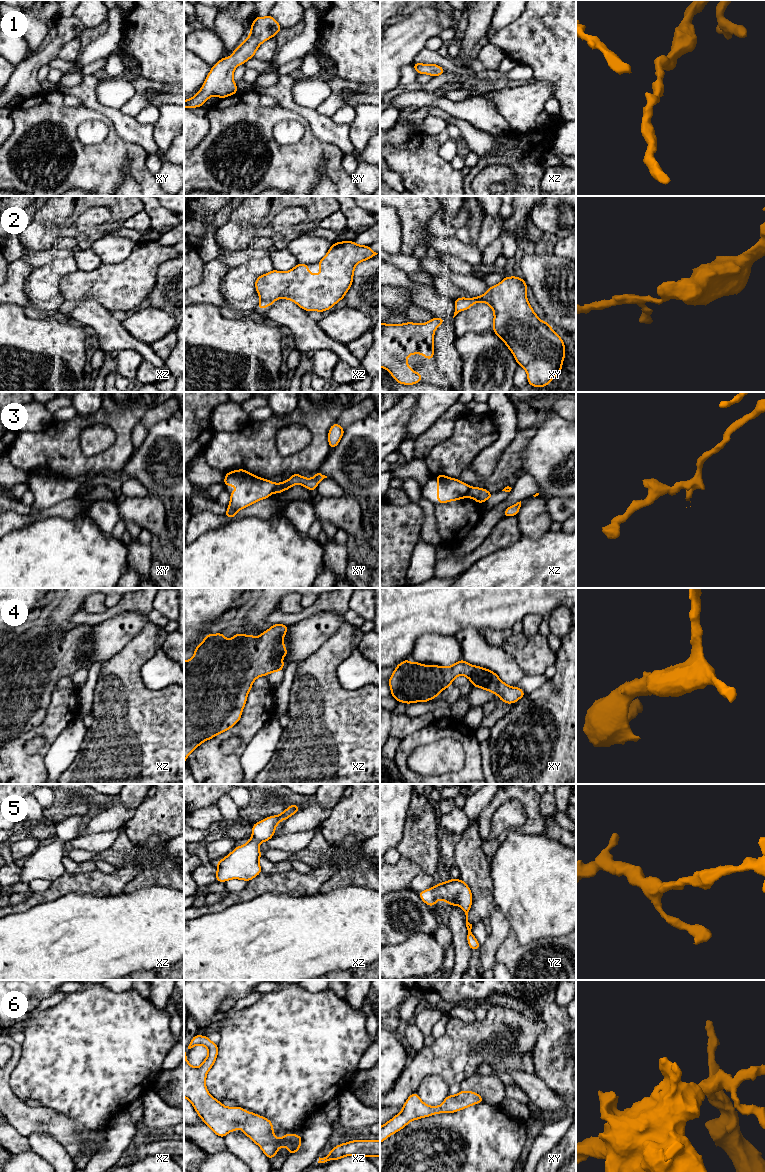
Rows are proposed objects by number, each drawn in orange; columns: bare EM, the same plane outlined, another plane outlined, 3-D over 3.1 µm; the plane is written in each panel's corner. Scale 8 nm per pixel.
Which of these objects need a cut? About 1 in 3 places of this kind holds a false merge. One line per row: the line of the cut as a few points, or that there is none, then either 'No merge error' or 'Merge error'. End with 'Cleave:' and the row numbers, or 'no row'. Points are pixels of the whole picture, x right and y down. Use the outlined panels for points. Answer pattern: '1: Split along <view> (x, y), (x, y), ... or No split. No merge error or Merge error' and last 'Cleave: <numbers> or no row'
1: No split. No merge error
2: No split. No merge error
3: Split along xz (471, 487), (465, 496). Merge error
4: No split. No merge error
5: No split. No merge error
6: No split. No merge error
Cleave: 3

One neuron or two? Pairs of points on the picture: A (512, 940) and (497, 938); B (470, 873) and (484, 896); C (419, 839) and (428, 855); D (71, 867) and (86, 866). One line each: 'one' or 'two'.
A: two
B: one
C: one
D: one

